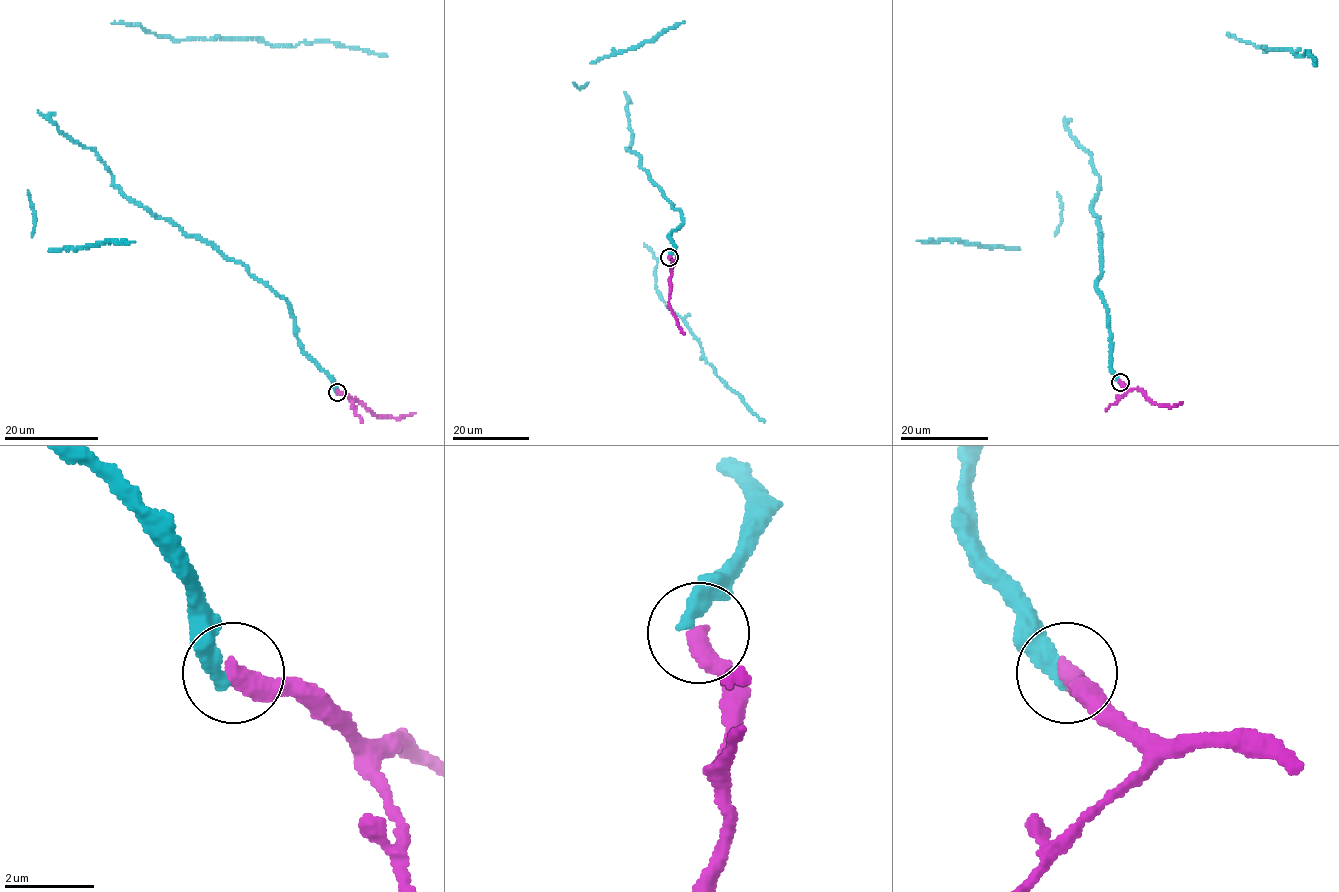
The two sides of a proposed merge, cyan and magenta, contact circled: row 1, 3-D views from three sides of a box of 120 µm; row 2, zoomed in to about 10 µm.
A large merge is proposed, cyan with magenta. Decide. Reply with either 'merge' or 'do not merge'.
merge

